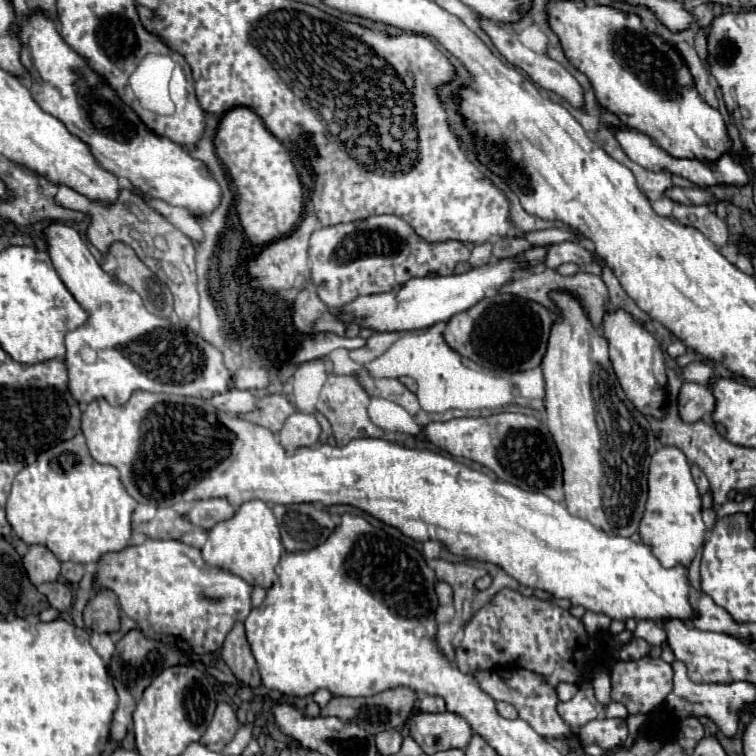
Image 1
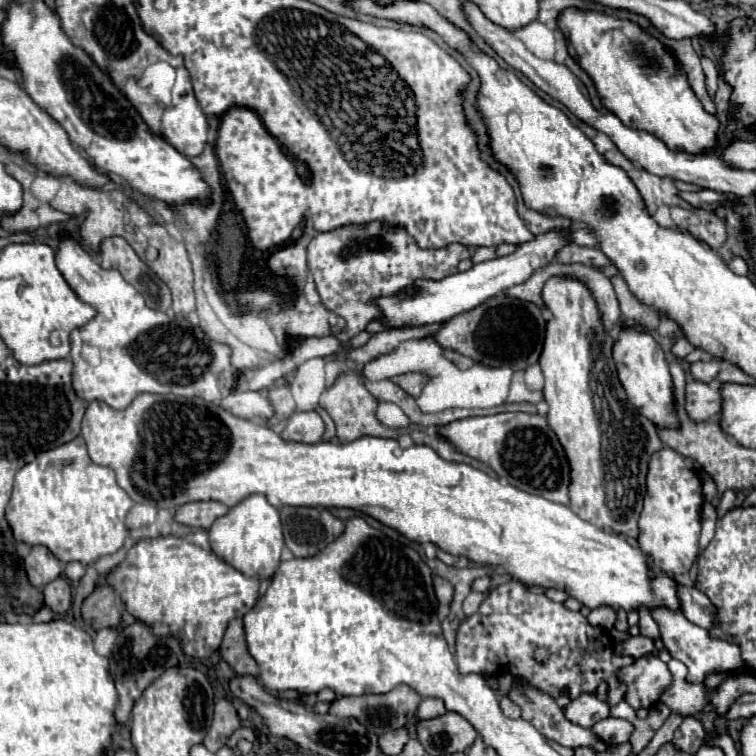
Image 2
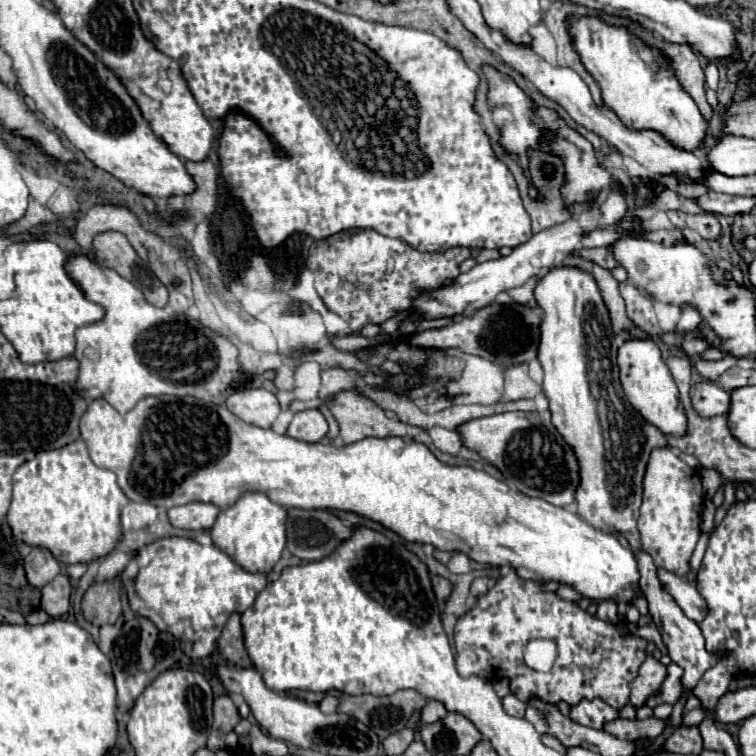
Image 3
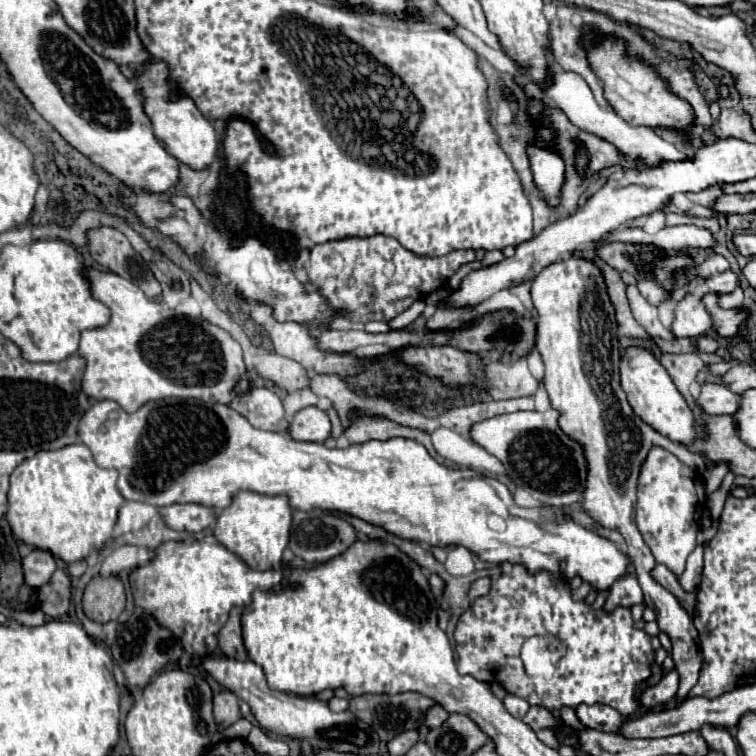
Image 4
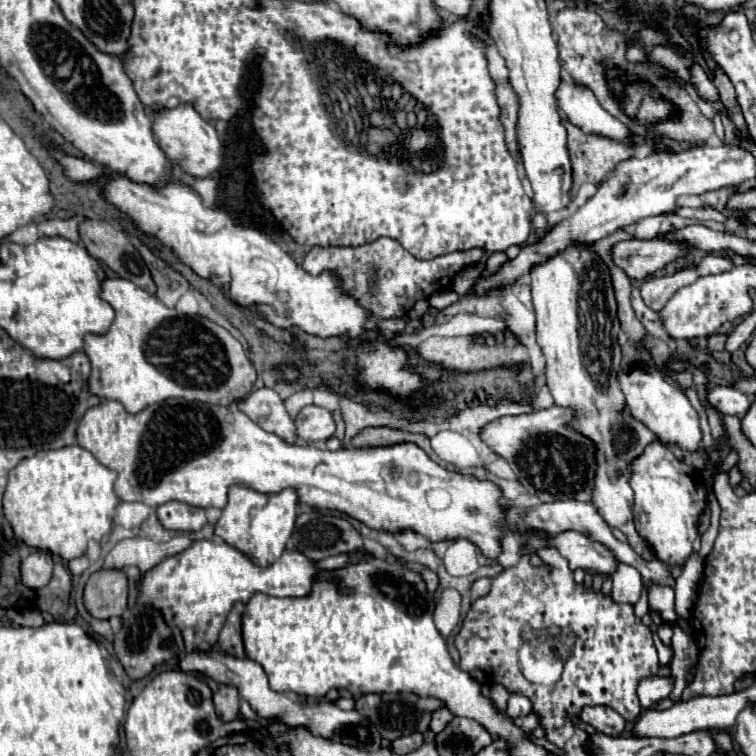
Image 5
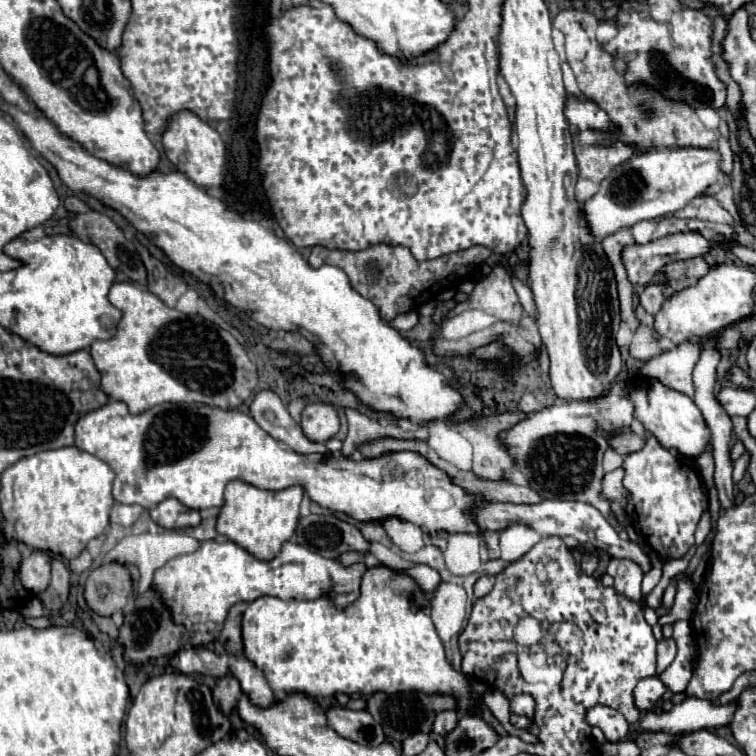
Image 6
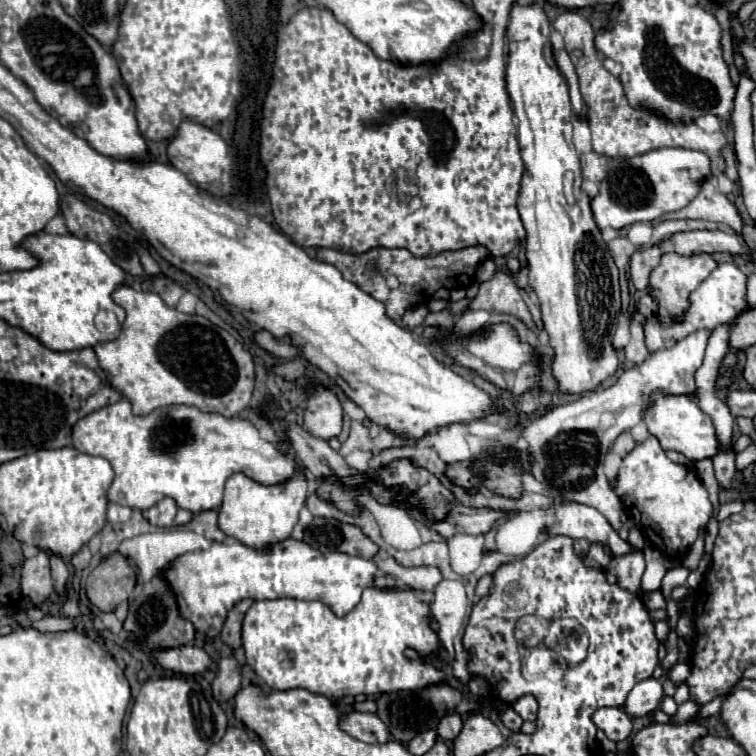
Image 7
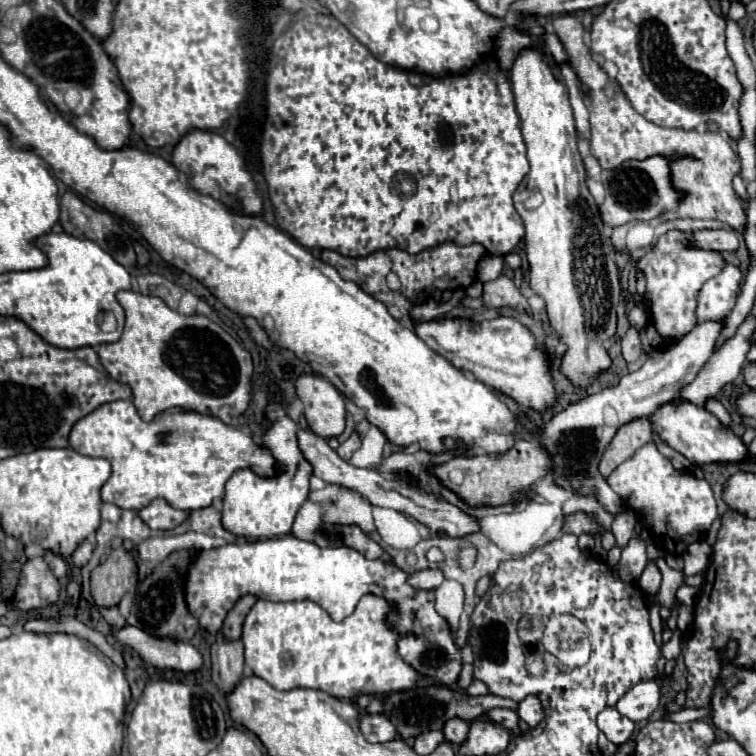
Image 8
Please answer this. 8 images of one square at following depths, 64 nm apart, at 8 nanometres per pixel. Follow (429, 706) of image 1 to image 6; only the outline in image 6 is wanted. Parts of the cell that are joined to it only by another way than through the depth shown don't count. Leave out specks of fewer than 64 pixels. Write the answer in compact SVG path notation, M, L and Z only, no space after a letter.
M440 712L440 716L436 716L432 732L440 734L440 736L446 736L456 726L458 726L458 712Z

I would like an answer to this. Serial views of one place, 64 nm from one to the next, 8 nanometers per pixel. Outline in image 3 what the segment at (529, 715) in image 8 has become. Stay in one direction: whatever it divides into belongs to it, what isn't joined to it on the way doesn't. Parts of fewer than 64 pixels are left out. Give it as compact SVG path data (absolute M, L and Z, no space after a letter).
M508 694L502 698L502 704L504 704L504 710L514 716L514 718L522 718L524 712L526 712L526 702L518 700L514 694Z

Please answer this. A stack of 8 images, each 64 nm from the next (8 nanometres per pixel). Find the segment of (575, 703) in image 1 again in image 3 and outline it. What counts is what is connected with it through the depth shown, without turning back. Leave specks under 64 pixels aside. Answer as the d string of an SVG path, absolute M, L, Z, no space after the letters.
M596 698L596 700L582 700L580 704L572 706L570 710L570 718L582 726L588 728L596 728L602 730L604 724L616 720L620 714L616 708L608 706L604 700Z

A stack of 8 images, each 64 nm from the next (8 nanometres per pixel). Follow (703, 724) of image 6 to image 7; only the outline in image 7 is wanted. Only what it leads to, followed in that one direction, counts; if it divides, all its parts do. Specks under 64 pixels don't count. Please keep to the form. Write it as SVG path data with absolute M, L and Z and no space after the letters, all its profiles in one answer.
M684 702L684 704L680 704L678 706L678 712L676 712L676 716L674 716L674 720L672 722L680 722L680 724L684 724L684 722L690 722L690 720L694 720L694 714L698 712L698 704L694 704L694 702Z

